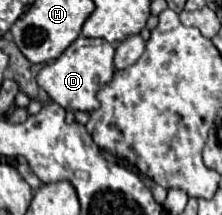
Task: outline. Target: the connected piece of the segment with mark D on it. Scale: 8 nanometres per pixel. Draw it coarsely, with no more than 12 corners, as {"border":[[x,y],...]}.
{"border":[[79,35],[39,71],[63,109],[91,113],[115,47]]}

